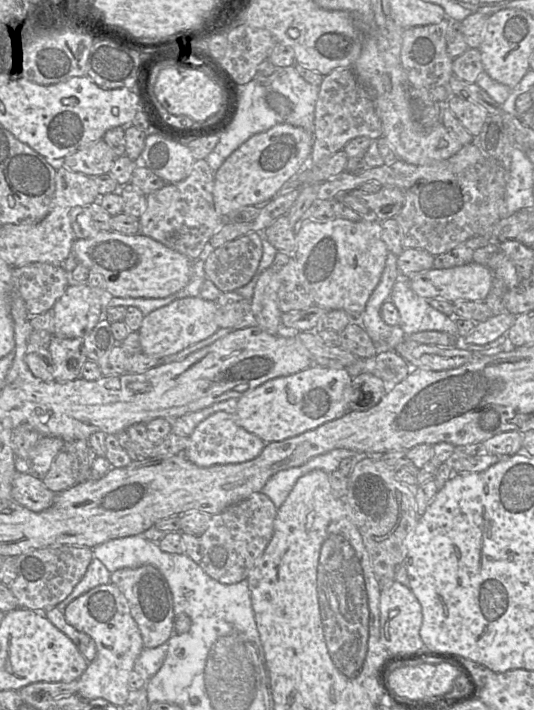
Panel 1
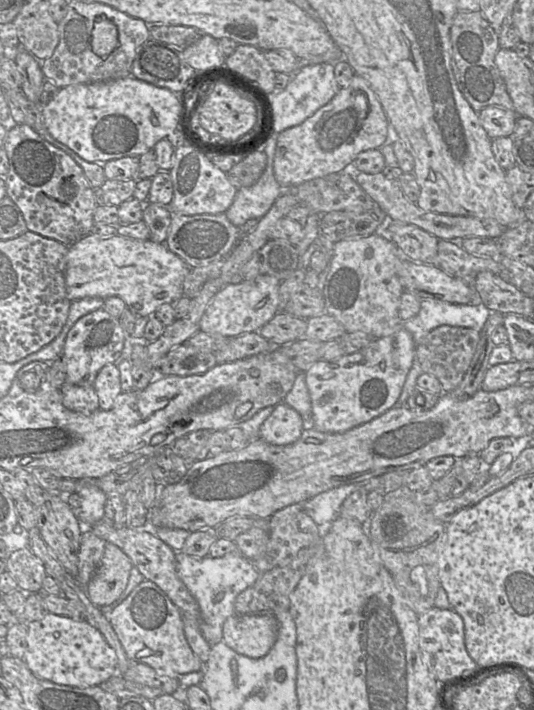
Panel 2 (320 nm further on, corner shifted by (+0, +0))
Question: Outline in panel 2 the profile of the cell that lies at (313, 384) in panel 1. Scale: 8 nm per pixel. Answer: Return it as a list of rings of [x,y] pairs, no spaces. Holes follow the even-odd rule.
[[[402,326],[388,336],[372,339],[365,348],[356,353],[345,354],[331,362],[319,359],[304,372],[312,407],[311,420],[306,428],[314,428],[324,433],[343,433],[371,421],[396,406],[414,359],[413,337]]]

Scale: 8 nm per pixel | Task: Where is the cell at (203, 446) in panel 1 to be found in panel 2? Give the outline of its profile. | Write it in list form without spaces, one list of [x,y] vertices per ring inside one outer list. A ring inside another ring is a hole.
[[[281,402],[261,425],[259,439],[276,446],[290,445],[300,439],[306,426],[298,411]]]

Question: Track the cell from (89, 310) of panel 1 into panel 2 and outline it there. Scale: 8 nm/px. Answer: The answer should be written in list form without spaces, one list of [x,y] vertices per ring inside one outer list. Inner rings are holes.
[[[103,308],[81,317],[70,329],[65,339],[63,358],[66,383],[93,386],[98,372],[107,364],[116,364],[122,358],[126,335],[119,321]]]

